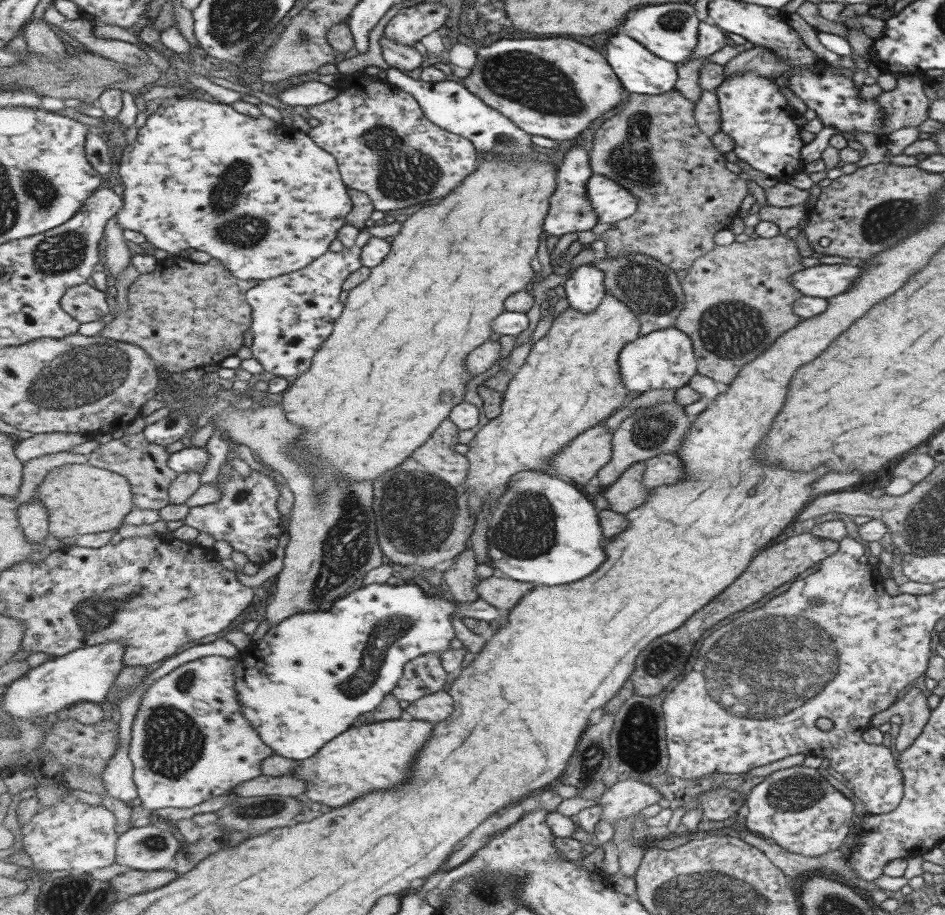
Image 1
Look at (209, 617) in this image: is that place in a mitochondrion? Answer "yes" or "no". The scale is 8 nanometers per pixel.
no

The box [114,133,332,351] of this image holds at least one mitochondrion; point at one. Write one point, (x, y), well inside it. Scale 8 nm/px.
(238, 229)

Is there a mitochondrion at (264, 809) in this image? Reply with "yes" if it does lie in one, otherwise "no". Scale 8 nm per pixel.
yes

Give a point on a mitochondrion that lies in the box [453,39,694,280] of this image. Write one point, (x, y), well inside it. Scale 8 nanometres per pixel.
(547, 91)

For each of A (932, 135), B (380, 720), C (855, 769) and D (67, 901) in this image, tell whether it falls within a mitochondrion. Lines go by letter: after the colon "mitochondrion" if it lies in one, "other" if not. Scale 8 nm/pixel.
A: other
B: other
C: other
D: mitochondrion

